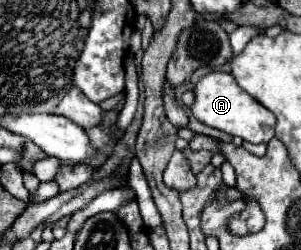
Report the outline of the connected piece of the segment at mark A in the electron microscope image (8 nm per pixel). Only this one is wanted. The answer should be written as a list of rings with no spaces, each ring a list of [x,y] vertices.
[[[213,71],[201,77],[193,89],[195,103],[191,113],[205,125],[221,129],[229,135],[241,137],[249,143],[269,143],[275,137],[275,115],[269,109],[263,109],[259,101],[255,101],[247,91],[243,91],[235,77],[225,71]]]

